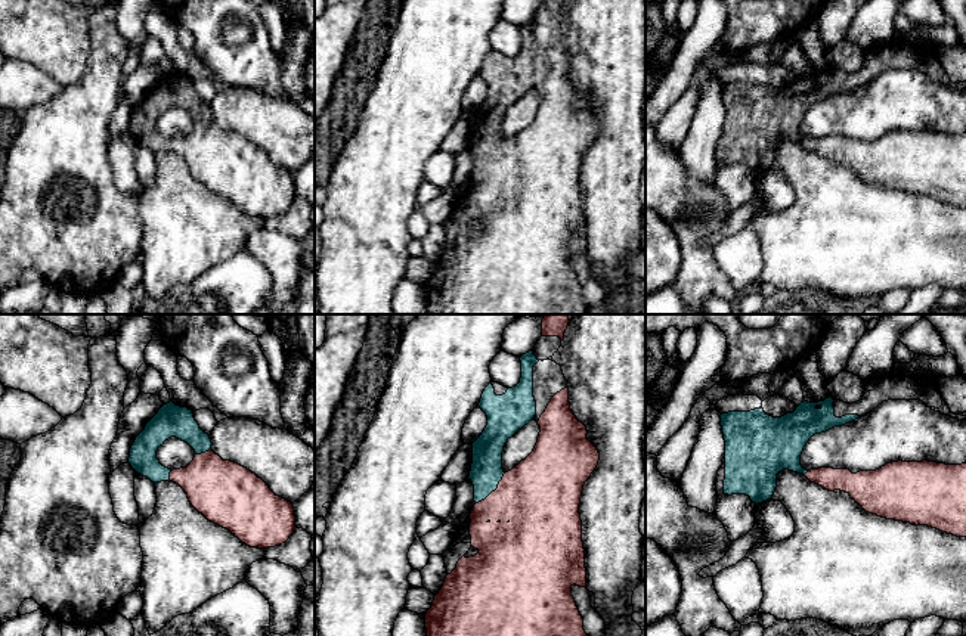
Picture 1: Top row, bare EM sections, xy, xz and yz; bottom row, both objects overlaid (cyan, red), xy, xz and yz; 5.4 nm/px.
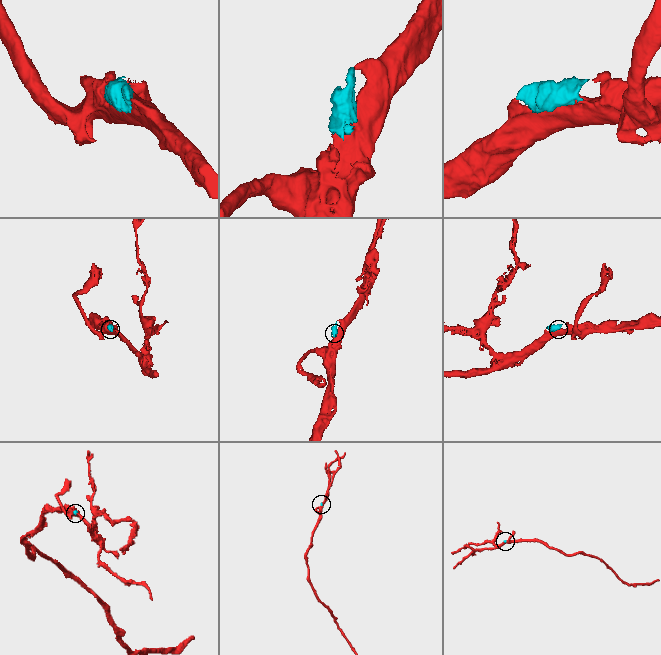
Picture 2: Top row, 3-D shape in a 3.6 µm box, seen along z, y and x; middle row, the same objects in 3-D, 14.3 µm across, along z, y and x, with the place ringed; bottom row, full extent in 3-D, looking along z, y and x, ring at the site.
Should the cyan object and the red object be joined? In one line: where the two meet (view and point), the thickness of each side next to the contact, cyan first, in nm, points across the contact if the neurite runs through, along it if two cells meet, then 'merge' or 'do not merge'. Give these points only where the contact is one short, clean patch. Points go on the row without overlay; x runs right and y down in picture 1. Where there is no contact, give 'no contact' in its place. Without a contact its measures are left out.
contact xz (494, 160); calibres 180 and 400 nm; merge

